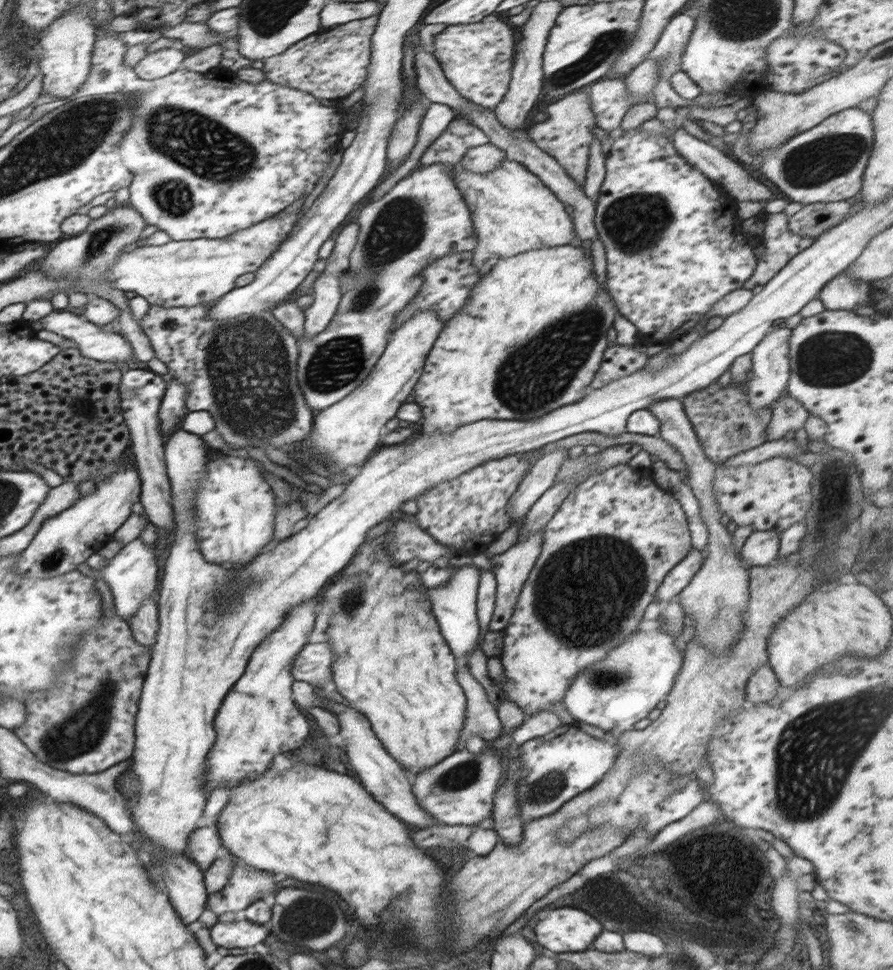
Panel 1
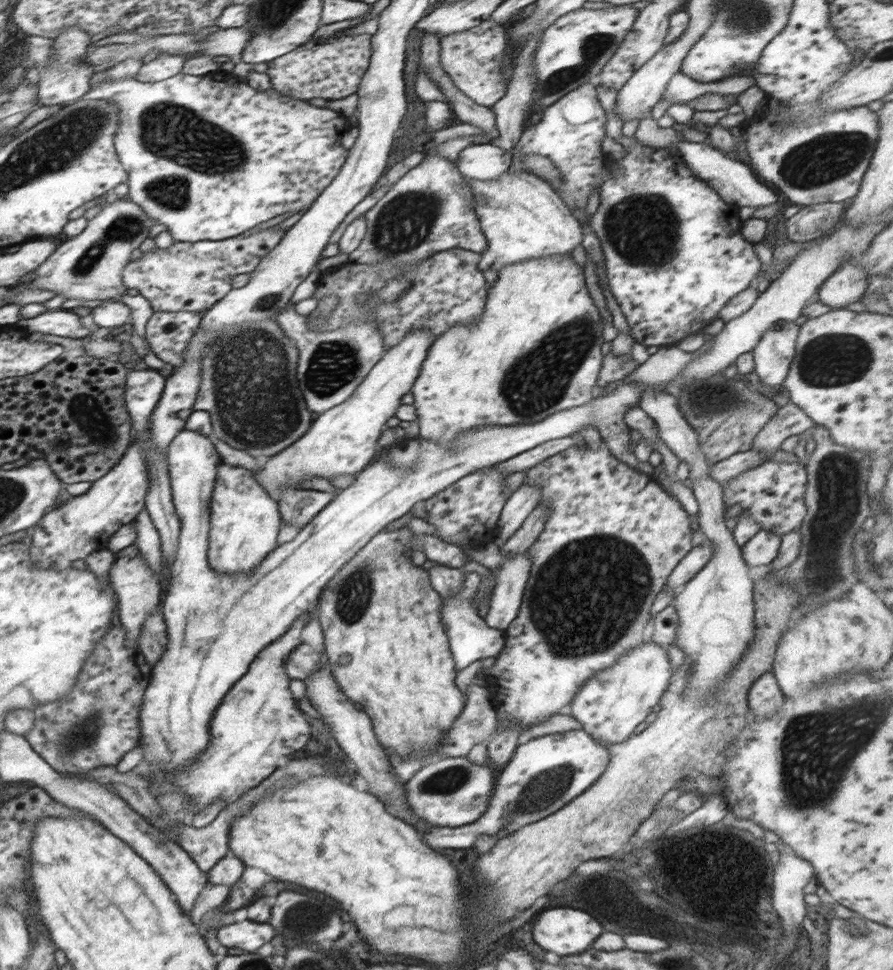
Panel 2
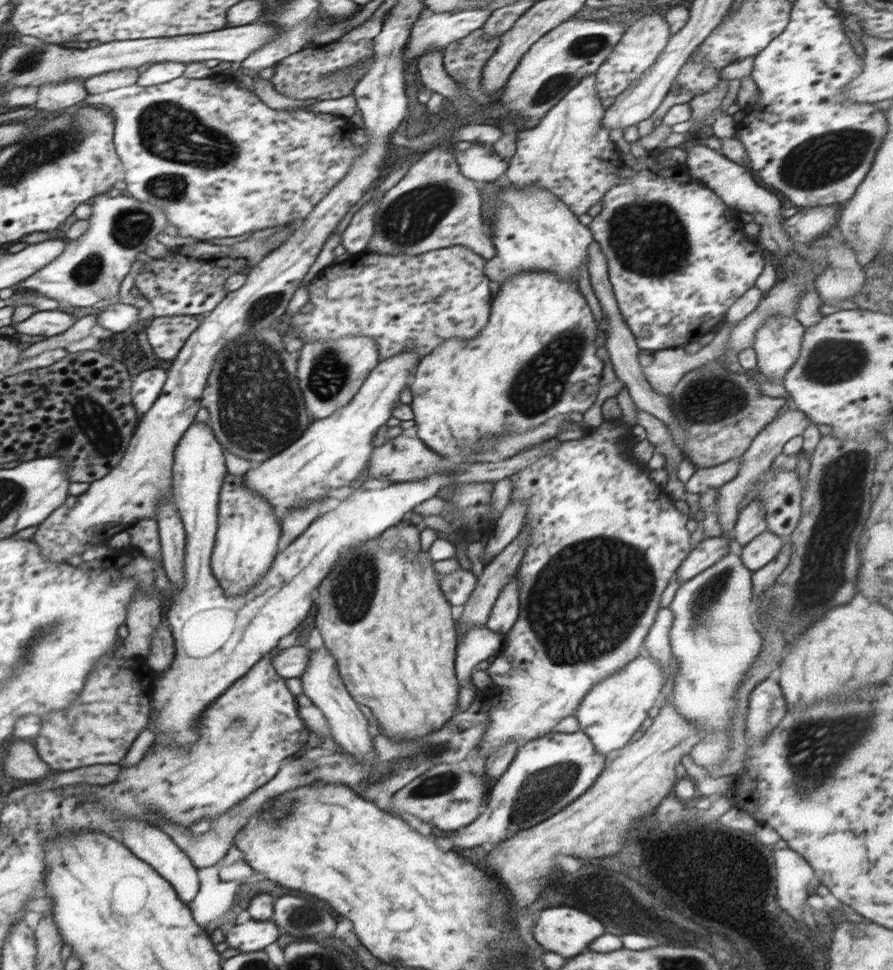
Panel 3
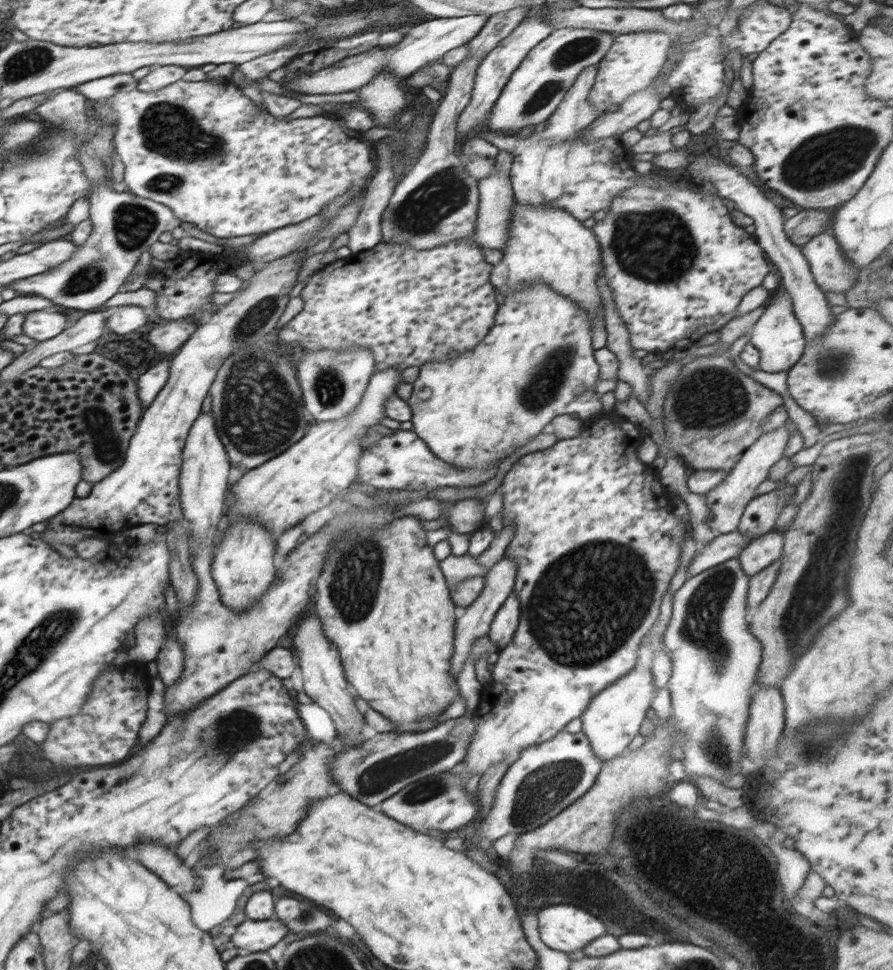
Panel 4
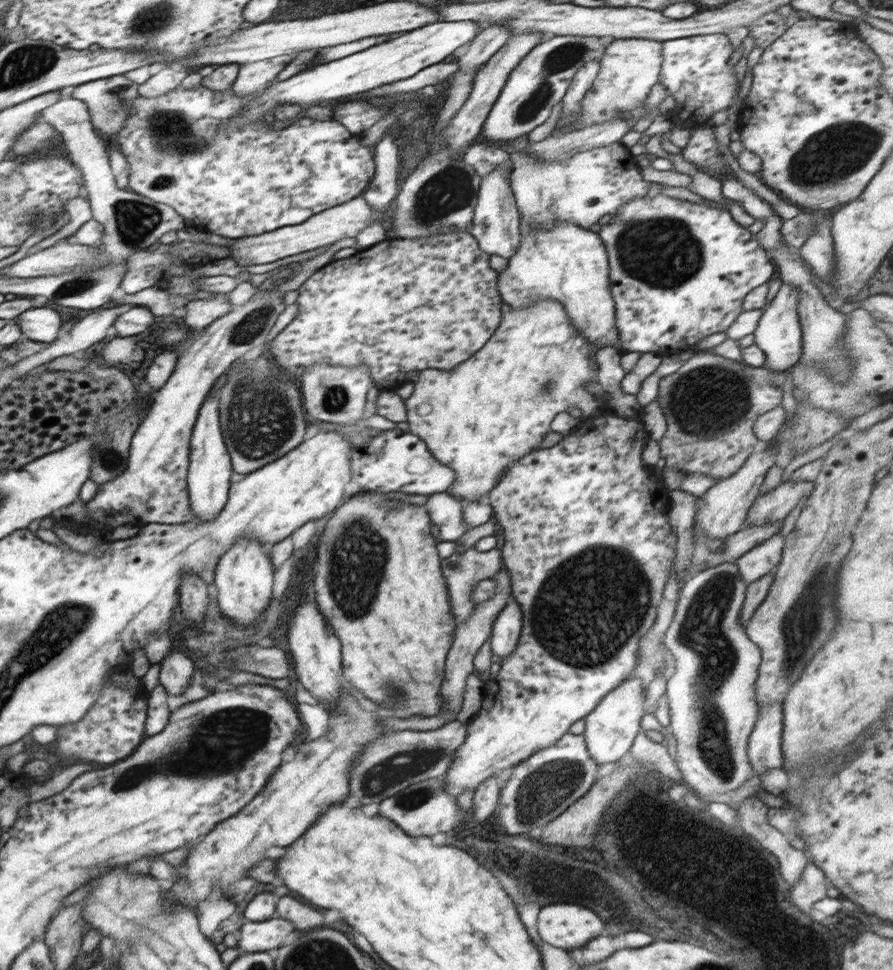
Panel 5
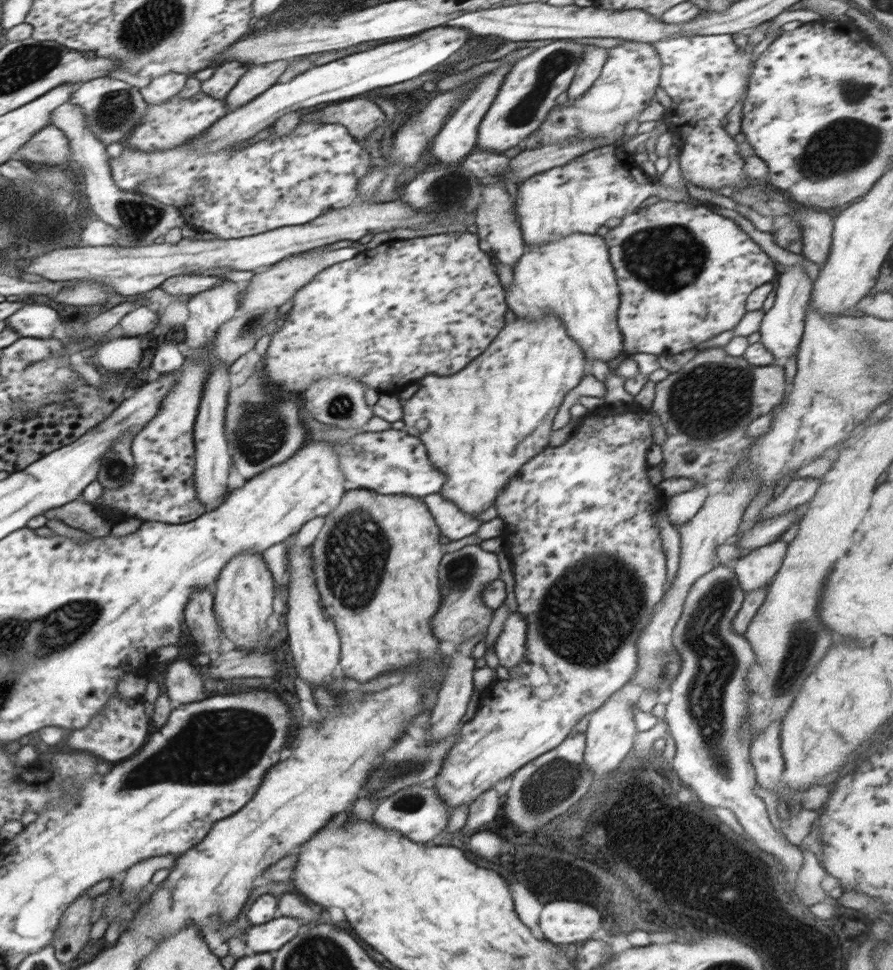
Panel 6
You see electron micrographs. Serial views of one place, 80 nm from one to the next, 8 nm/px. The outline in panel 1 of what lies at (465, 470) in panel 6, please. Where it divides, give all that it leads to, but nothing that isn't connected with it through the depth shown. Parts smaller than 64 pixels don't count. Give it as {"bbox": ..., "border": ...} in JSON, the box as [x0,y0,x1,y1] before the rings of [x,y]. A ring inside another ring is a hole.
{"bbox":[414,245,618,433],"border":[[[570,245],[544,248],[518,254],[510,258],[498,259],[498,263],[488,274],[481,276],[478,284],[470,293],[470,302],[462,307],[450,320],[445,322],[436,342],[430,349],[419,381],[414,385],[415,403],[422,409],[421,433],[452,432],[465,424],[480,420],[532,420],[540,418],[561,406],[574,404],[588,391],[589,384],[602,363],[605,350],[612,344],[607,337],[608,330],[613,329],[618,310],[610,301],[610,294],[605,292],[596,281],[594,263],[590,250]]]}

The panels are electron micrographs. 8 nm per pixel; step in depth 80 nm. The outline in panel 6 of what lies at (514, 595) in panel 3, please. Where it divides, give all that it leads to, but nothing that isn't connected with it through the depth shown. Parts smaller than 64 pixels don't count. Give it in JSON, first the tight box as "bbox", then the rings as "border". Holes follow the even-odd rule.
{"bbox":[494,611,527,668],"border":[[[519,611],[511,612],[504,623],[504,630],[494,645],[499,665],[504,668],[514,668],[525,660],[527,641],[527,622]]]}

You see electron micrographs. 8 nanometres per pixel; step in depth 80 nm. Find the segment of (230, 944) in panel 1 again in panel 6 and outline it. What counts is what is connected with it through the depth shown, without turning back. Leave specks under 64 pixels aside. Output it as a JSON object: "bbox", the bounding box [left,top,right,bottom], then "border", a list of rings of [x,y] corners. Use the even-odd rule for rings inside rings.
{"bbox":[243,917,301,953],"border":[[[275,917],[274,920],[247,929],[243,939],[256,953],[271,953],[280,950],[298,934],[301,920],[294,917]]]}

